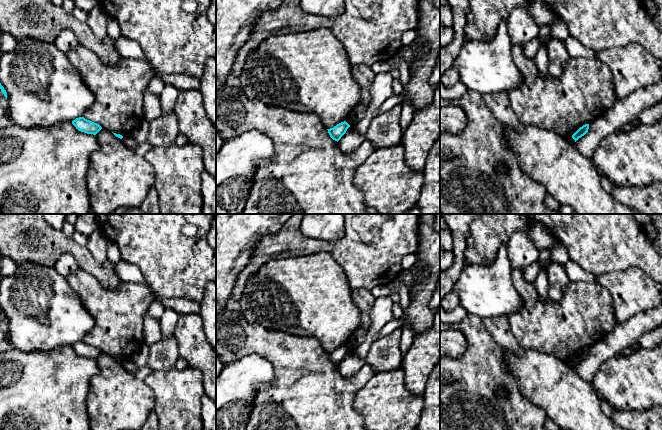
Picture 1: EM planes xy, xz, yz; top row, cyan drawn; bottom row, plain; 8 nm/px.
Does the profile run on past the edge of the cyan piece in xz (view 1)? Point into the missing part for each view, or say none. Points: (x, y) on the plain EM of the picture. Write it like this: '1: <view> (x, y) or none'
1: none

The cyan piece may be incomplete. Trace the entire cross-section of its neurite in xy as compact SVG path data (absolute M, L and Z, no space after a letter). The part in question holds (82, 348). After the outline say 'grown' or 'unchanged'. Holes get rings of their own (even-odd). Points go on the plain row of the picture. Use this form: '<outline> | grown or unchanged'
M84 341L76 342L75 344L72 345L72 348L79 355L87 358L96 359L102 353L102 351L99 348L87 344Z | unchanged

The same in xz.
M344 345L344 346L337 348L333 352L327 353L327 354L328 354L330 361L333 364L338 366L341 363L341 361L346 357L349 351L350 349L346 345Z | unchanged

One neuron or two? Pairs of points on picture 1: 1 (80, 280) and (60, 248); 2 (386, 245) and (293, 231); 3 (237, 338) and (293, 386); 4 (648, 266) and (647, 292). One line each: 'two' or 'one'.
1: two
2: one
3: one
4: two

